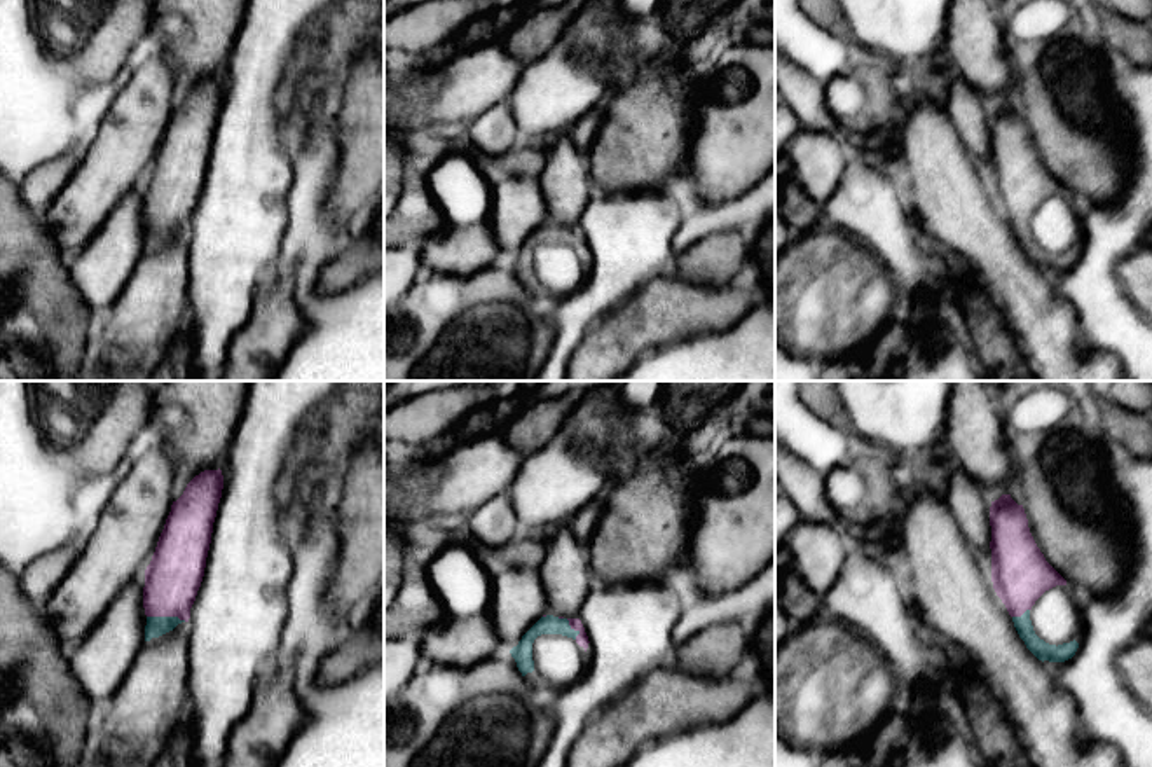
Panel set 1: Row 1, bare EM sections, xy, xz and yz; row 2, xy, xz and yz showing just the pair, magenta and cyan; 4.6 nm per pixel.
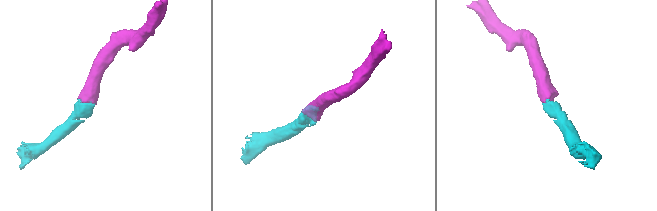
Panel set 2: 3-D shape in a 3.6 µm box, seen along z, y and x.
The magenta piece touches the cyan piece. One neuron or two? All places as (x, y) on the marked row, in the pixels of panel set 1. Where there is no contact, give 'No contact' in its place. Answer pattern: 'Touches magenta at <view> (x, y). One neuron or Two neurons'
Touches magenta at xy (166, 615). One neuron

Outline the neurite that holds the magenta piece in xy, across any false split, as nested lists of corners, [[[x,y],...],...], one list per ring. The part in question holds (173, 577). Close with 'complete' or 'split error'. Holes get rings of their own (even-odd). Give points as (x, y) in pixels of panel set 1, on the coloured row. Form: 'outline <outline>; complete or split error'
outline [[[204,470],[173,501],[152,561],[145,570],[145,641],[189,622],[204,577],[222,489],[222,470]]]; split error

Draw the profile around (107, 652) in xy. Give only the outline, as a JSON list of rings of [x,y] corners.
[[[145,571],[127,584],[68,660],[73,680],[94,708],[122,685],[145,643]]]

